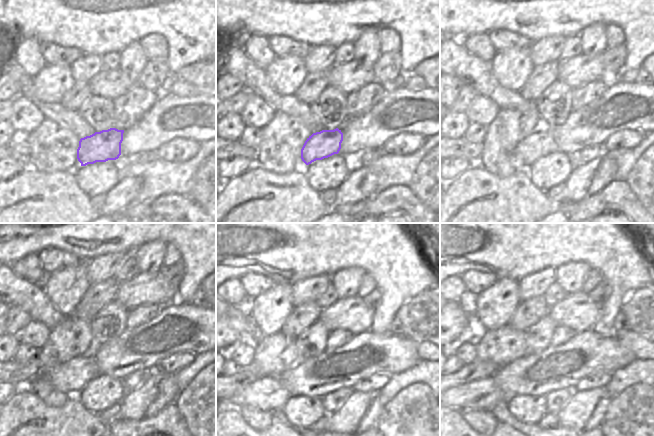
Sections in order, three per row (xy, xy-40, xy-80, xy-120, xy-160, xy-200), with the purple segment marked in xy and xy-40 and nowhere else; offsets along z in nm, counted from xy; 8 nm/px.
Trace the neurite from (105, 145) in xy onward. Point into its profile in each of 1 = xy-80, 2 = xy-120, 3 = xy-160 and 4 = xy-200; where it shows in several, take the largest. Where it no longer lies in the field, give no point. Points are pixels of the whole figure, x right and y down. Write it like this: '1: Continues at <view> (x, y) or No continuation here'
1: Continues at xy-80 (538, 144)
2: Continues at xy-120 (73, 375)
3: Continues at xy-160 (267, 393)
4: Continues at xy-200 (483, 394).

